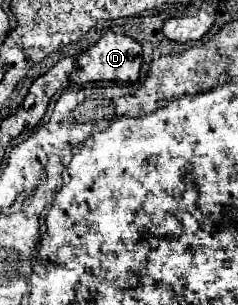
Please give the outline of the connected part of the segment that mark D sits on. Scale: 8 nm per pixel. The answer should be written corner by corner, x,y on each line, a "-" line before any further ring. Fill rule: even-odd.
114,32
104,34
94,46
84,50
78,56
66,56
64,60
56,62
54,66
54,86
84,86
88,82
100,82
100,80
120,80
120,82
136,82
140,76
140,64
142,64
142,46
128,38

